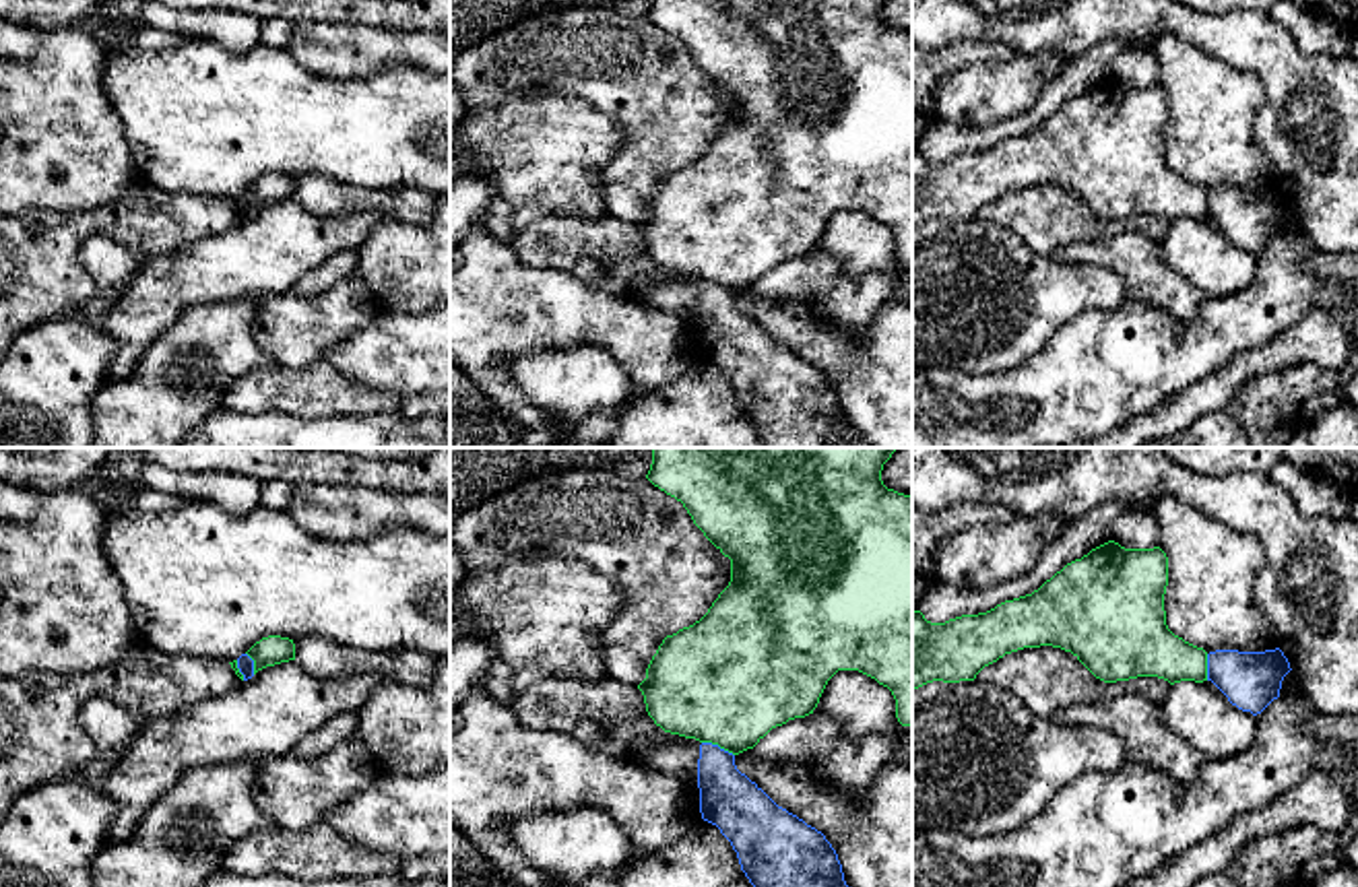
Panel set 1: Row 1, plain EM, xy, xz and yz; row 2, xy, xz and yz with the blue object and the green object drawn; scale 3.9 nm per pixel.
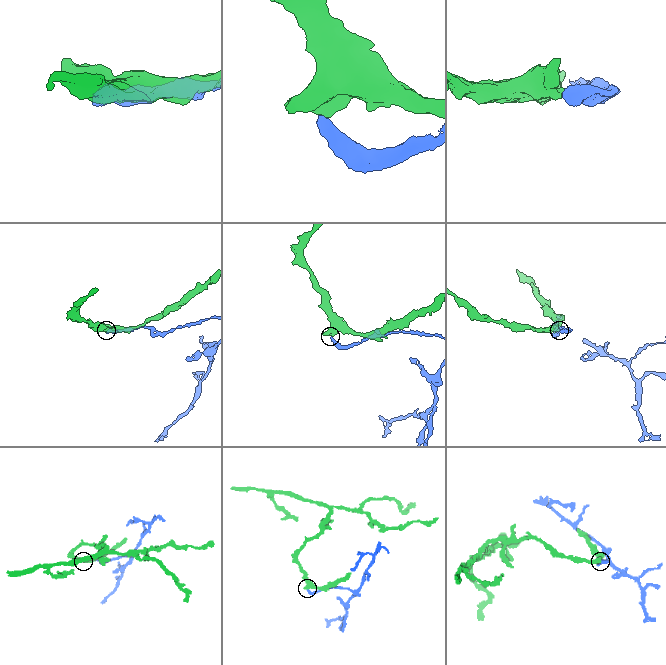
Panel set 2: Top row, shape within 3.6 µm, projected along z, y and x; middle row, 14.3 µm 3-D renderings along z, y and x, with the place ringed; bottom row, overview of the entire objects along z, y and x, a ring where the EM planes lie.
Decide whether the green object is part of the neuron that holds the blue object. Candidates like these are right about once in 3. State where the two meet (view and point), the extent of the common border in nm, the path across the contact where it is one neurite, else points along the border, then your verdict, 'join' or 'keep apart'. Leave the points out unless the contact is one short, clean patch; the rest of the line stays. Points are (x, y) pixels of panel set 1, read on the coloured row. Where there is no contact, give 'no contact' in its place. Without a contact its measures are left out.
meets blue in xz at (717, 745); contact 140 nm long; keep apart

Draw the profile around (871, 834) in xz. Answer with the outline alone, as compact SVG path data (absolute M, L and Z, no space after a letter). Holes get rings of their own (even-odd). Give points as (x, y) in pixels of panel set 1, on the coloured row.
M753 749L735 765L778 807L826 835L848 887L912 887L912 763L896 757L863 796L830 788L811 765L774 765Z

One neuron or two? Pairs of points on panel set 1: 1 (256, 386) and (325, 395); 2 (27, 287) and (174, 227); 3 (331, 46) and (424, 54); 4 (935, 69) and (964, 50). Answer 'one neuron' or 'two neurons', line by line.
1: one neuron
2: one neuron
3: one neuron
4: one neuron

